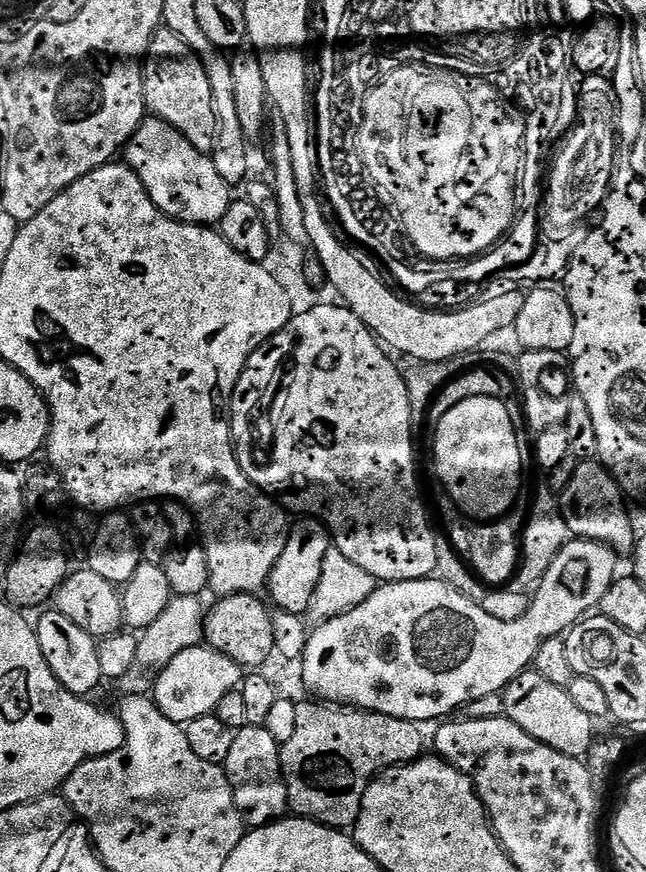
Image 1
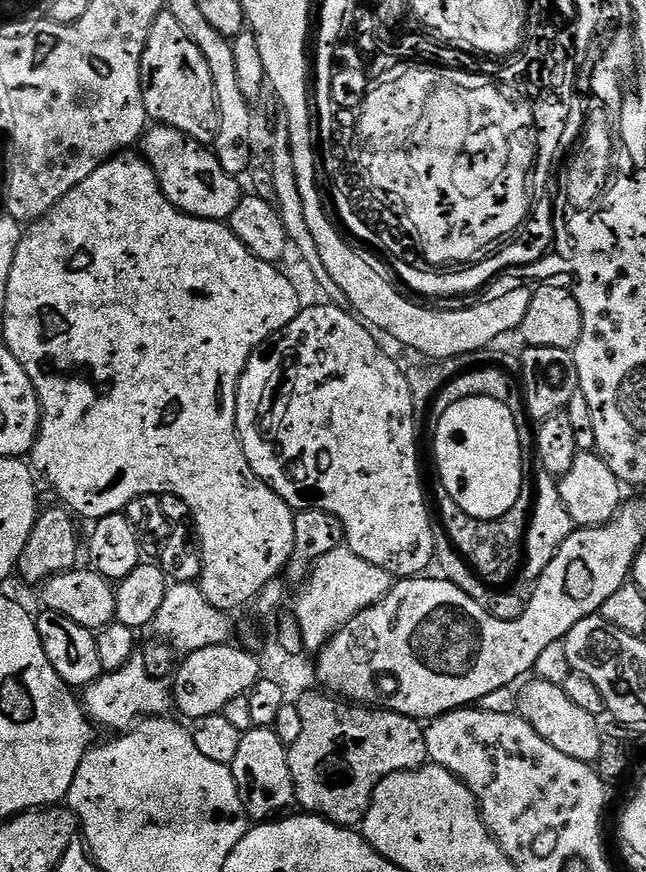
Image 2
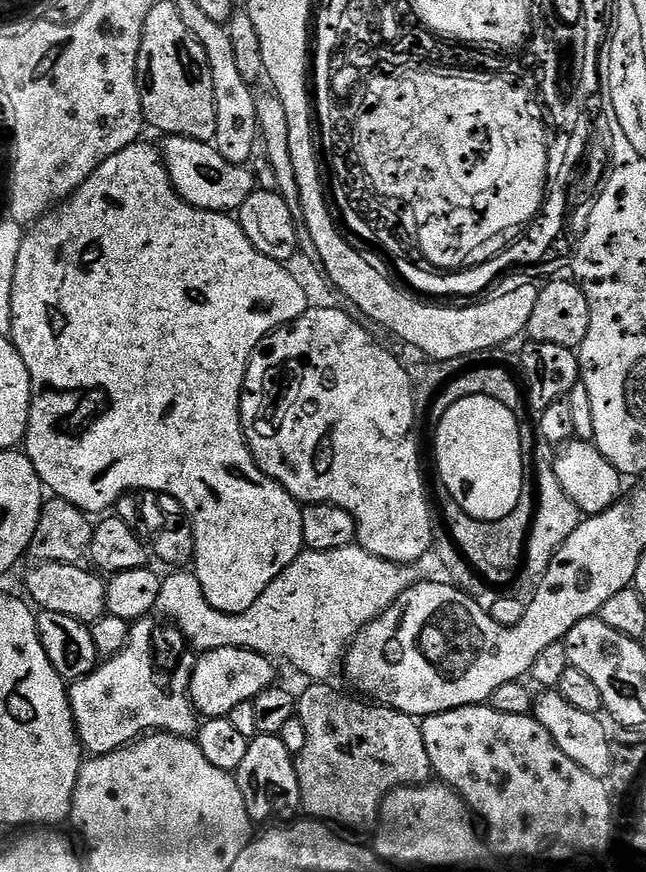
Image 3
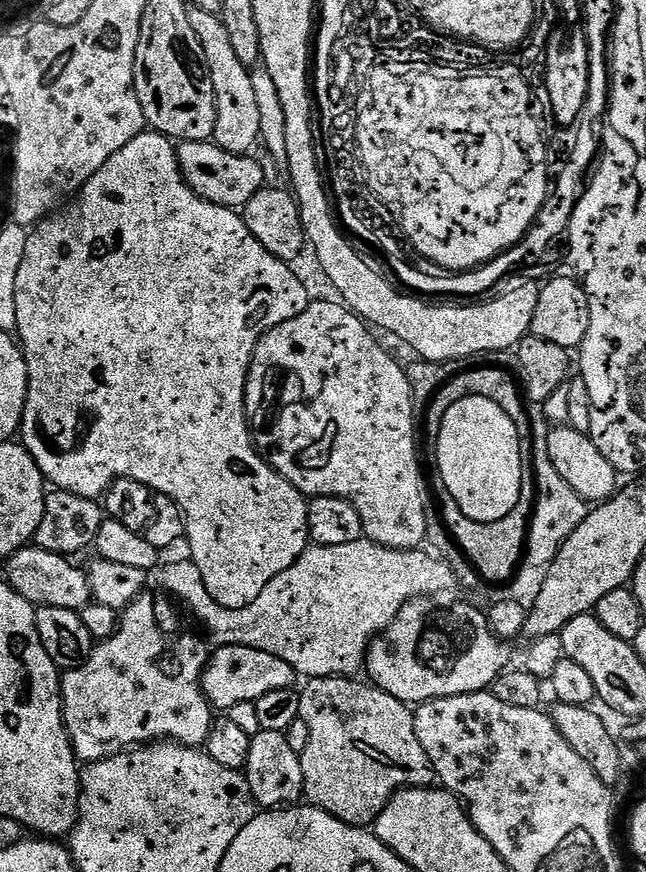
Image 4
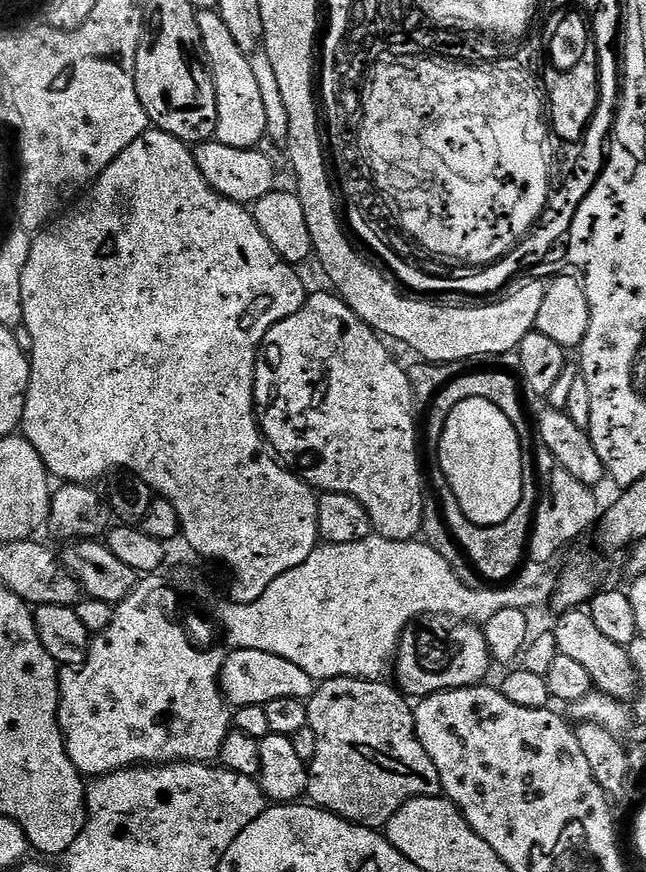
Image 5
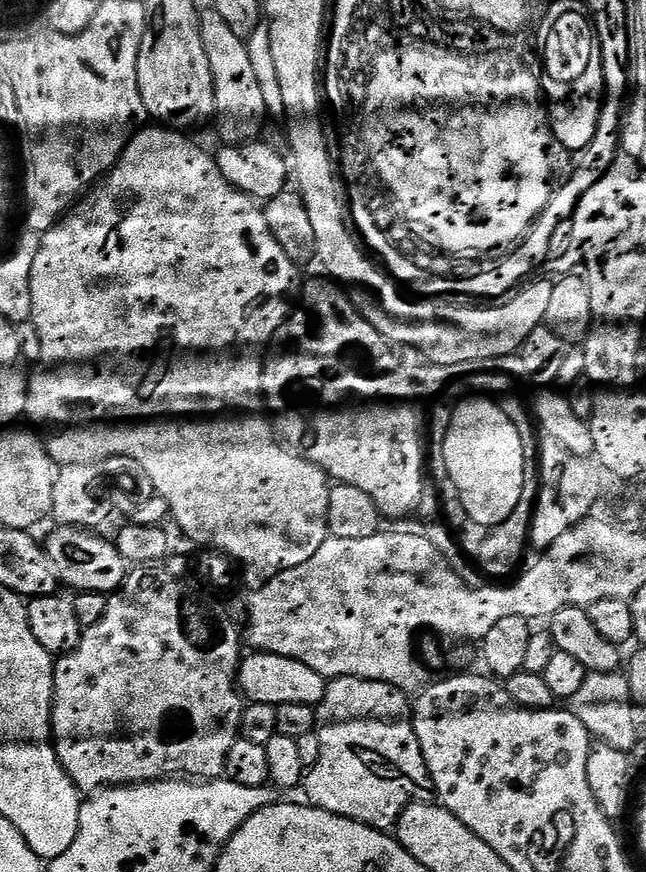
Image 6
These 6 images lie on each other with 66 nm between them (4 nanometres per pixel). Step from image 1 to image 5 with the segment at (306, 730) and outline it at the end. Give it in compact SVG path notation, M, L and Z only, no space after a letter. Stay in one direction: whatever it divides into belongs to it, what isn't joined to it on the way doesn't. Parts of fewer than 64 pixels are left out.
M349 676L325 680L315 685L312 695L306 701L308 705L308 727L314 730L314 734L318 738L318 751L314 753L314 758L308 764L307 799L315 807L323 808L326 812L333 812L335 816L341 816L344 820L351 820L354 824L362 824L365 828L374 828L377 830L383 829L387 825L388 819L406 801L413 800L414 798L422 798L423 796L441 795L438 770L434 770L434 762L430 762L430 754L426 754L426 750L416 733L416 714L413 705L409 703L399 687L393 686L391 683L389 683L390 685L384 683L374 680L359 680L358 678L350 678Z

